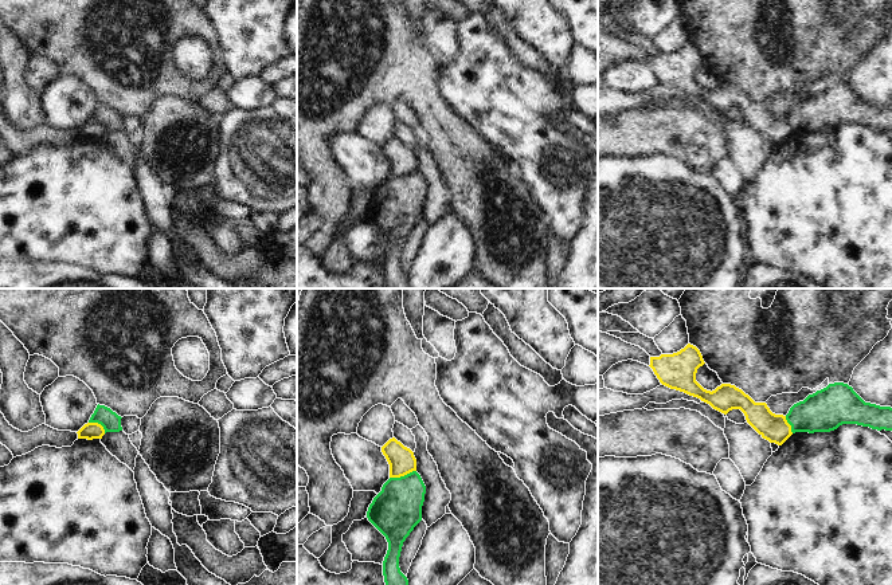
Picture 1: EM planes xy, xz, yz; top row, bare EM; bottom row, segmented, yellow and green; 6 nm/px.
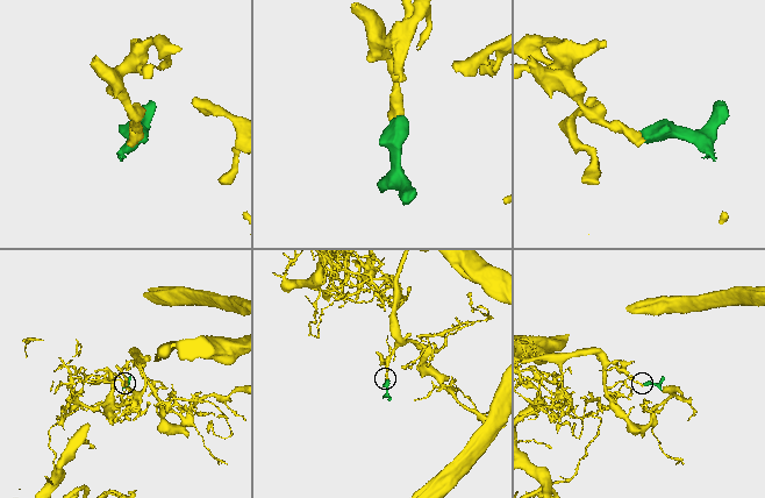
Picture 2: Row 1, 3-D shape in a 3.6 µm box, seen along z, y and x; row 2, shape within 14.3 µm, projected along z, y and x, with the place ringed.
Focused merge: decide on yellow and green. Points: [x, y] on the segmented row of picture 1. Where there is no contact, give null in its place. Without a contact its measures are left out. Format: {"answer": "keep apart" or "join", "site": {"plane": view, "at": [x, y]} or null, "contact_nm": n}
{"answer": "keep apart", "site": {"plane": "xz", "at": [402, 475]}, "contact_nm": 170}

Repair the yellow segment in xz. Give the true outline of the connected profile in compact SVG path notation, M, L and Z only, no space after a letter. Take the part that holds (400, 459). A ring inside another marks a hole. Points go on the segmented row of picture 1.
M395 437L390 439L382 447L382 452L390 464L390 478L400 478L416 471L416 459L414 452Z

